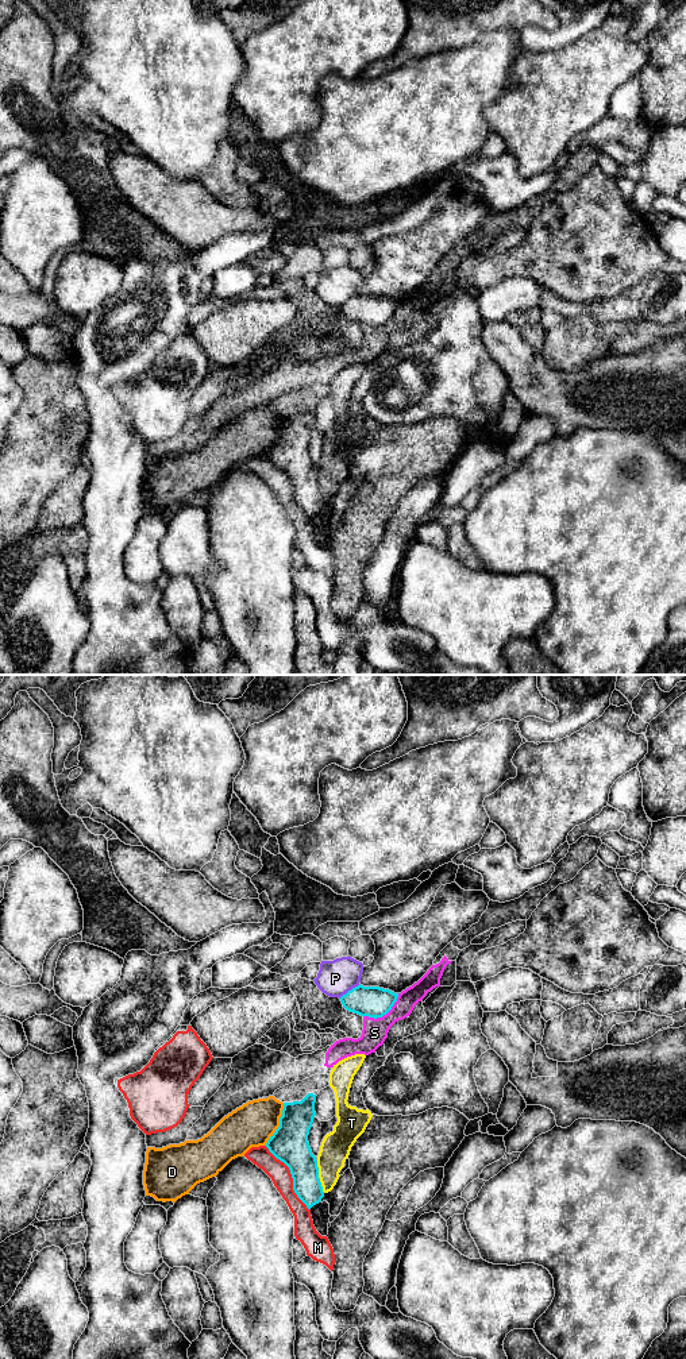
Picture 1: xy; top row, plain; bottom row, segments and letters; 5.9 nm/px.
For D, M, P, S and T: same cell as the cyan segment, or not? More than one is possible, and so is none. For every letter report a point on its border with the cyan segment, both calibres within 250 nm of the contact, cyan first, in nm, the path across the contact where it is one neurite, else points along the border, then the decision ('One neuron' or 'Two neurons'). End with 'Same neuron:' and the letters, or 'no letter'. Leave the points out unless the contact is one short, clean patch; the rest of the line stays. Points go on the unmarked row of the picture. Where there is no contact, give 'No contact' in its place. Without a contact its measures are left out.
D: Touches cyan at xy (280, 433). Thickness 220 nm (cyan) against 260 nm. Two neurons
M: Touches cyan at xy (292, 486). Thickness 220 nm (cyan) against 120 nm. Two neurons
P: Touches cyan at xy (349, 300). Thickness 190 nm (cyan) against 220 nm. Boundary: xy (359, 293), (339, 307). Two neurons
S: Touches cyan at xy (384, 323). Thickness 190 nm (cyan) against 150 nm. Two neurons
T: Touches cyan at xy (318, 486). Thickness 220 nm (cyan) against 180 nm. Two neurons
Same neuron: no letter

